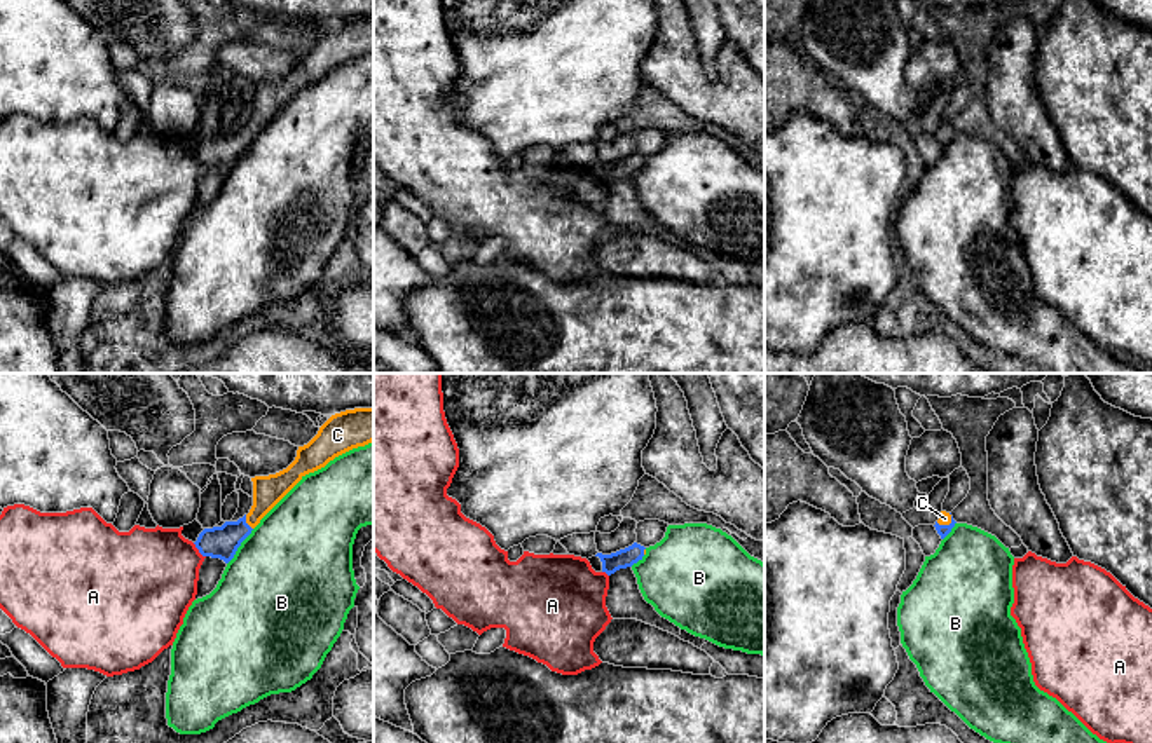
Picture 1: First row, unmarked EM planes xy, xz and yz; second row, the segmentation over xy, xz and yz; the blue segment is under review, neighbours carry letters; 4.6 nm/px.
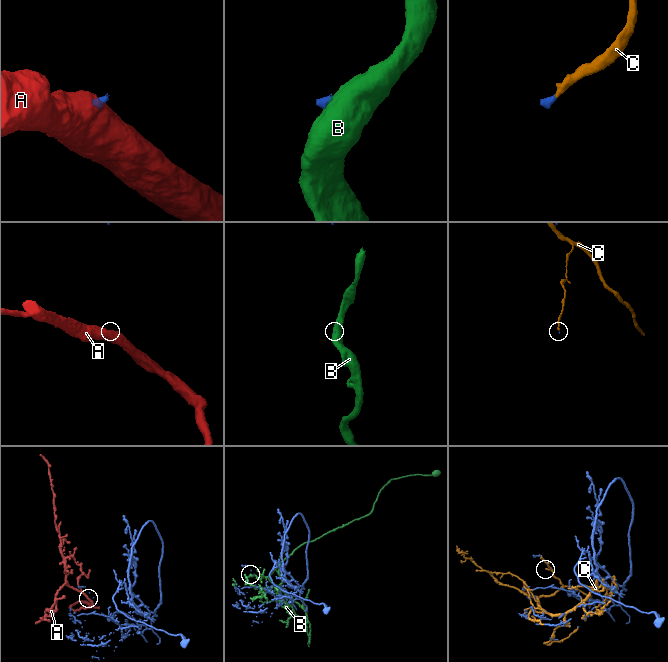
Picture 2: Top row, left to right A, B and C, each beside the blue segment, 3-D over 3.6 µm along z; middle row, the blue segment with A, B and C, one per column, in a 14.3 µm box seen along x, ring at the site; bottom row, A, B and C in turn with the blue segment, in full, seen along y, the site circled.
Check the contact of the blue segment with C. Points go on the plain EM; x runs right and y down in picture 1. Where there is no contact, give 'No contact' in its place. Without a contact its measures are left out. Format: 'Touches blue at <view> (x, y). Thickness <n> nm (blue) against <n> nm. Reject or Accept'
Touches blue at xy (245, 131). Thickness 150 nm (blue) against 140 nm. Accept

